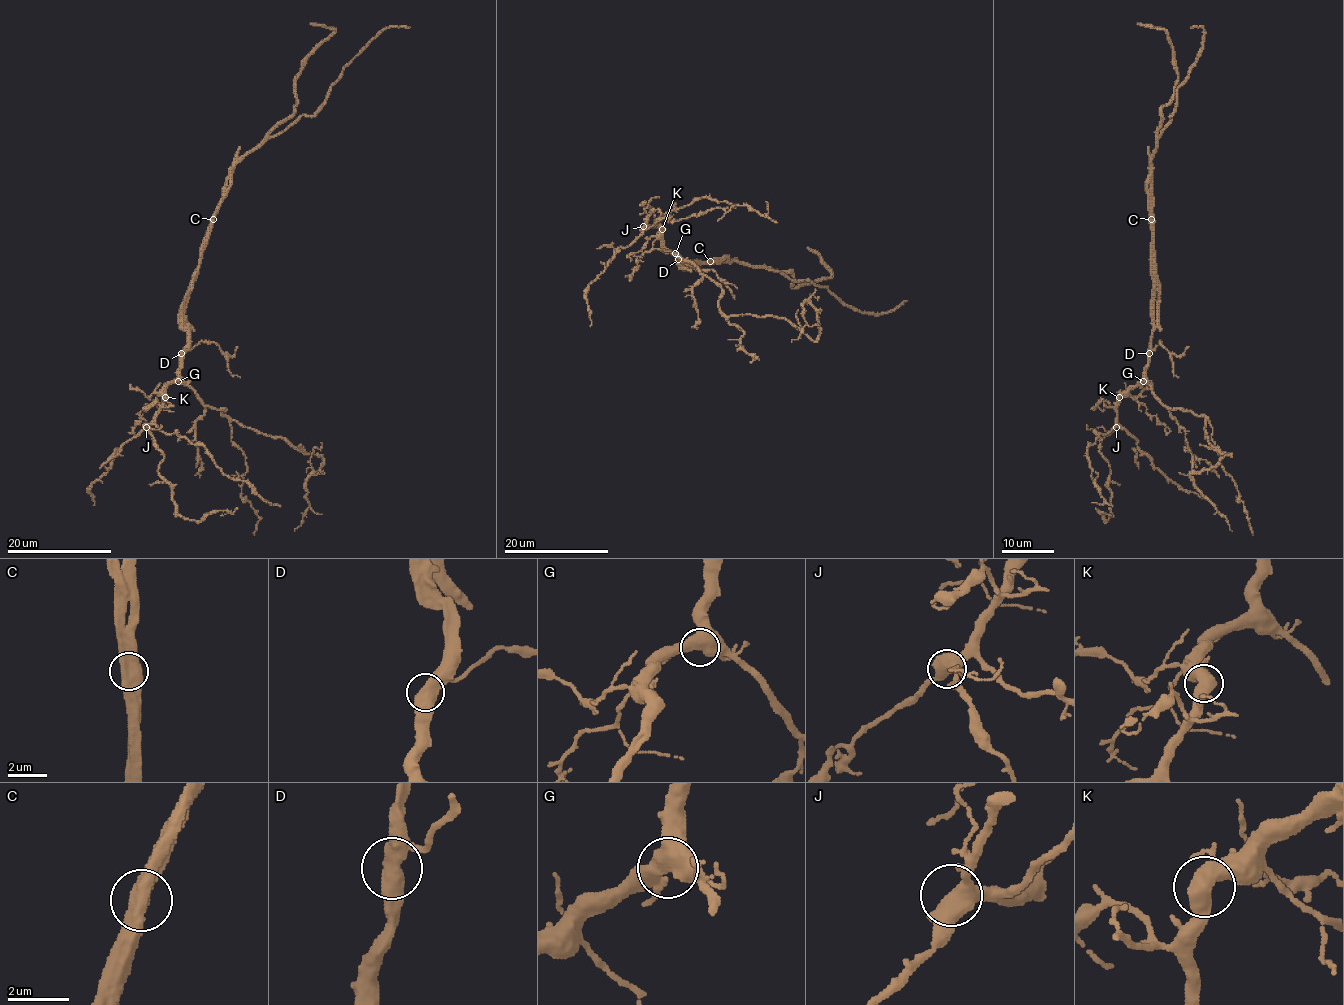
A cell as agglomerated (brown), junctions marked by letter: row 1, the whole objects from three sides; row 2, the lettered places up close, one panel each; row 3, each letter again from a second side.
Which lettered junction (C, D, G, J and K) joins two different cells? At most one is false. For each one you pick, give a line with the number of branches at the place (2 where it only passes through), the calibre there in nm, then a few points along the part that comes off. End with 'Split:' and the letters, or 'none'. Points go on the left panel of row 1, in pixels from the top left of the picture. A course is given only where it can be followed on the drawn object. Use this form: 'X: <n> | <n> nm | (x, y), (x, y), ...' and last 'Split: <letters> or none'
C: 2 | 650 nm | (213, 219), (198, 274), (190, 287), (184, 310), (184, 320), (194, 331)
Split: C

